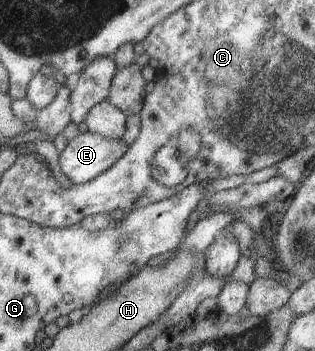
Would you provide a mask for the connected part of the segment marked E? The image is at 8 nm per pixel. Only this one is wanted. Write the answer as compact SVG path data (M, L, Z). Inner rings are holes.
M86 131L67 141L64 149L58 154L58 165L72 184L83 184L115 164L126 150L127 144L121 138L103 138L99 134Z

